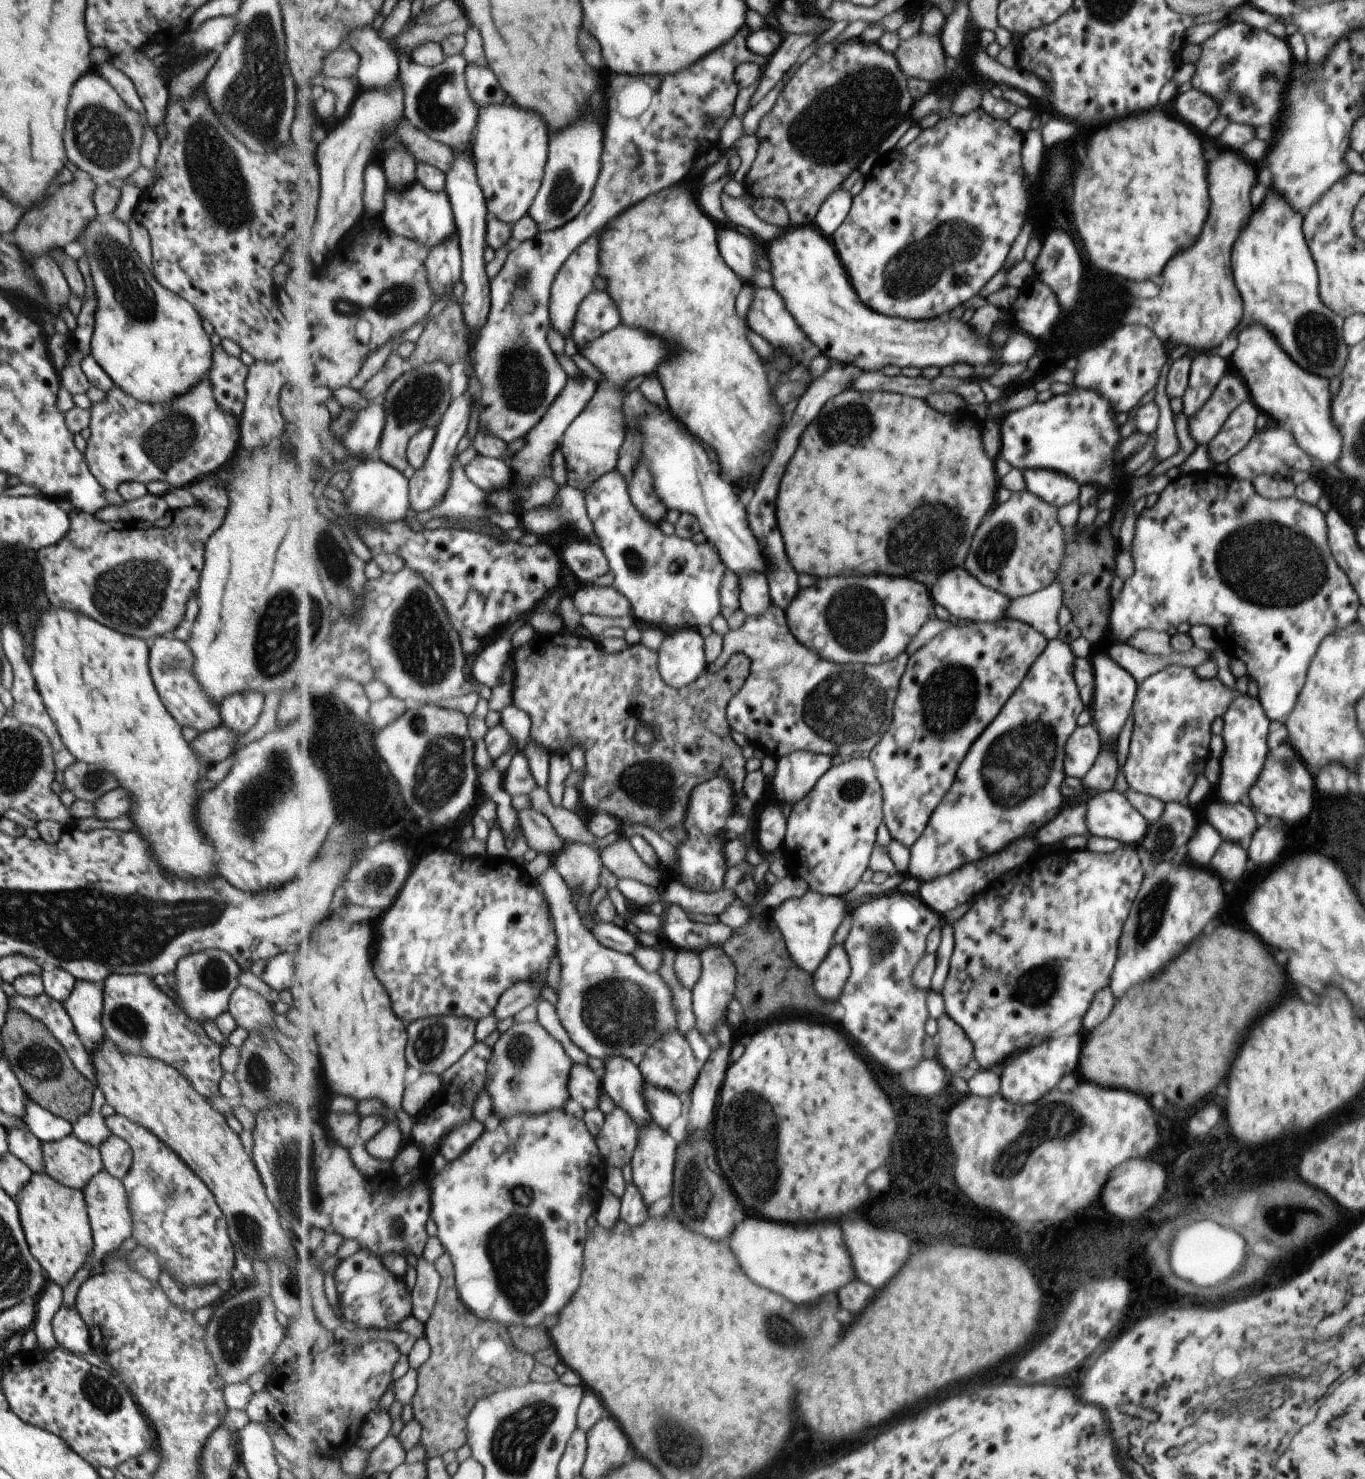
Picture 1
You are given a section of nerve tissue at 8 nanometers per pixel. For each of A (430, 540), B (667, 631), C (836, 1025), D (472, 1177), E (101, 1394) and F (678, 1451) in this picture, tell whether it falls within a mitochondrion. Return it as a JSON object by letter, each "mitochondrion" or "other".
{"A":"other","B":"other","C":"other","D":"other","E":"mitochondrion","F":"mitochondrion"}

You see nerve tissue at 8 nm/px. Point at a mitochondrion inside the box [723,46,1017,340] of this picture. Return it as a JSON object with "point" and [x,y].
{"point":[943,255]}

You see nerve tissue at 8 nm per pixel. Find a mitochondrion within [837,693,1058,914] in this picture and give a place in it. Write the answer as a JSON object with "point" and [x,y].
{"point":[1032,739]}

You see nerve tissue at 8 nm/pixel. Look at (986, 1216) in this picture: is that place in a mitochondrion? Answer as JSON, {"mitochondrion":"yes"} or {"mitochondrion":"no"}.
{"mitochondrion":"no"}

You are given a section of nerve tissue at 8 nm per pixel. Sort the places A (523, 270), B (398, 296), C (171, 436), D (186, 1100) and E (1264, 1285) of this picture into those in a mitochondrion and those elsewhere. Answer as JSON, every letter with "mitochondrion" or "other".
{"A":"mitochondrion","B":"mitochondrion","C":"mitochondrion","D":"other","E":"other"}

